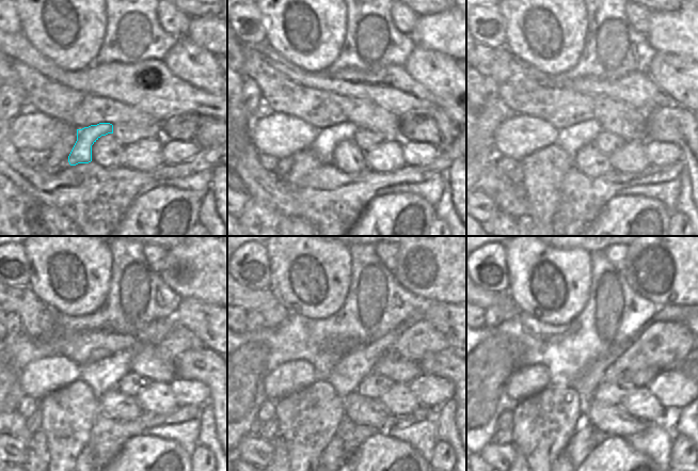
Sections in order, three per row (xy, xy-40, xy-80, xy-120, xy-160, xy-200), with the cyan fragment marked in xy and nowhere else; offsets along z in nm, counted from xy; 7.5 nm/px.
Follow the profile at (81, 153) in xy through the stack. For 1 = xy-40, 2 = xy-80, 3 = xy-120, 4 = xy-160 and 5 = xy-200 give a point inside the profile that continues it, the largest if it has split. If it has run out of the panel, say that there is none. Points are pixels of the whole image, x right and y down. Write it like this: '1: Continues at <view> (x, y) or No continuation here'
1: Continues at xy-40 (329, 138)
2: Continues at xy-80 (571, 139)
3: Continues at xy-120 (104, 375)
4: Continues at xy-160 (346, 376)
5: Continues at xy-200 (586, 383).

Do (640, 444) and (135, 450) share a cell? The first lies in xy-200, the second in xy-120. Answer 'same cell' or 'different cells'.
different cells

